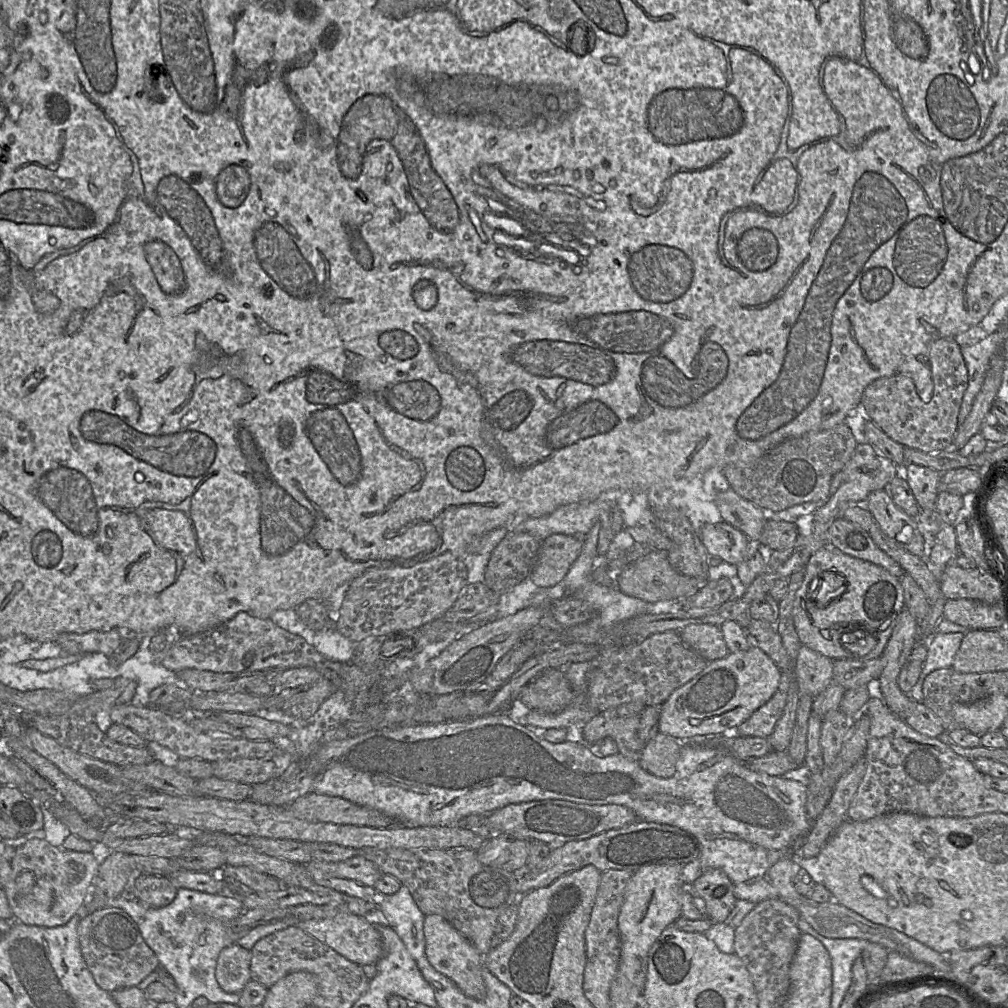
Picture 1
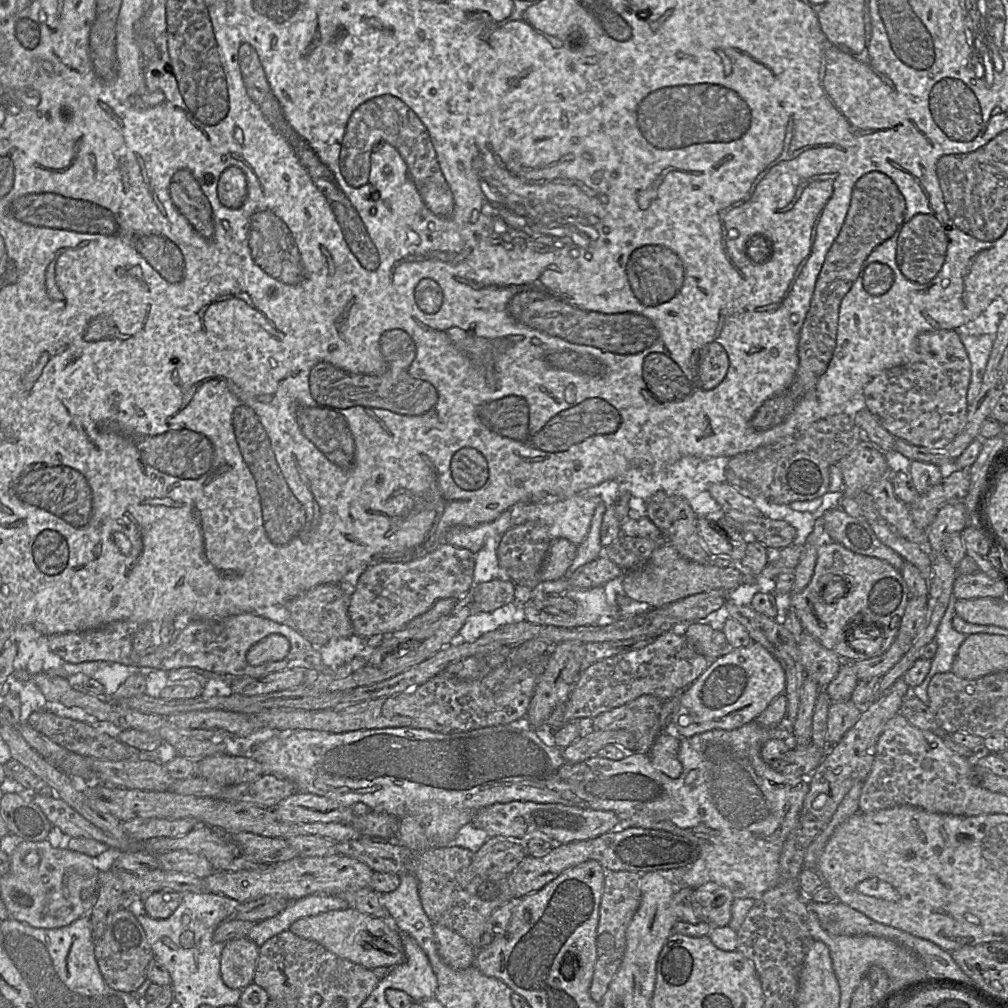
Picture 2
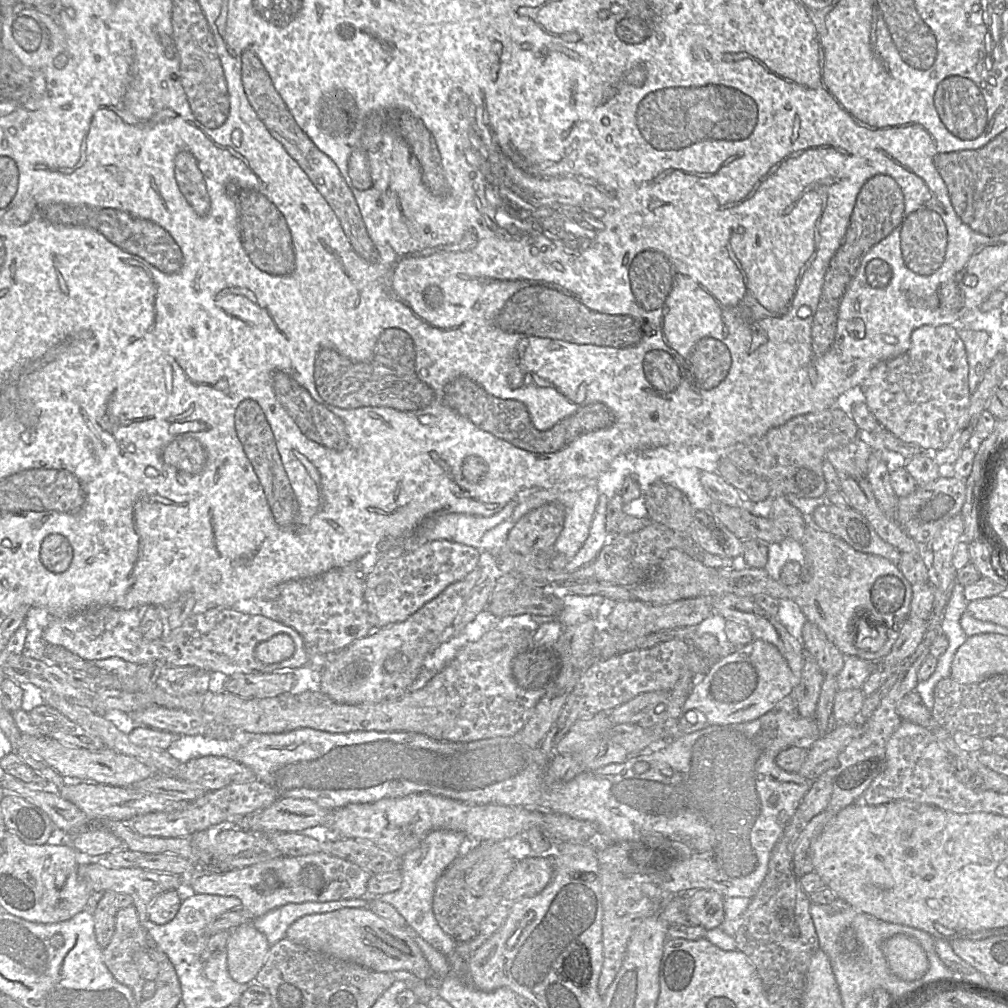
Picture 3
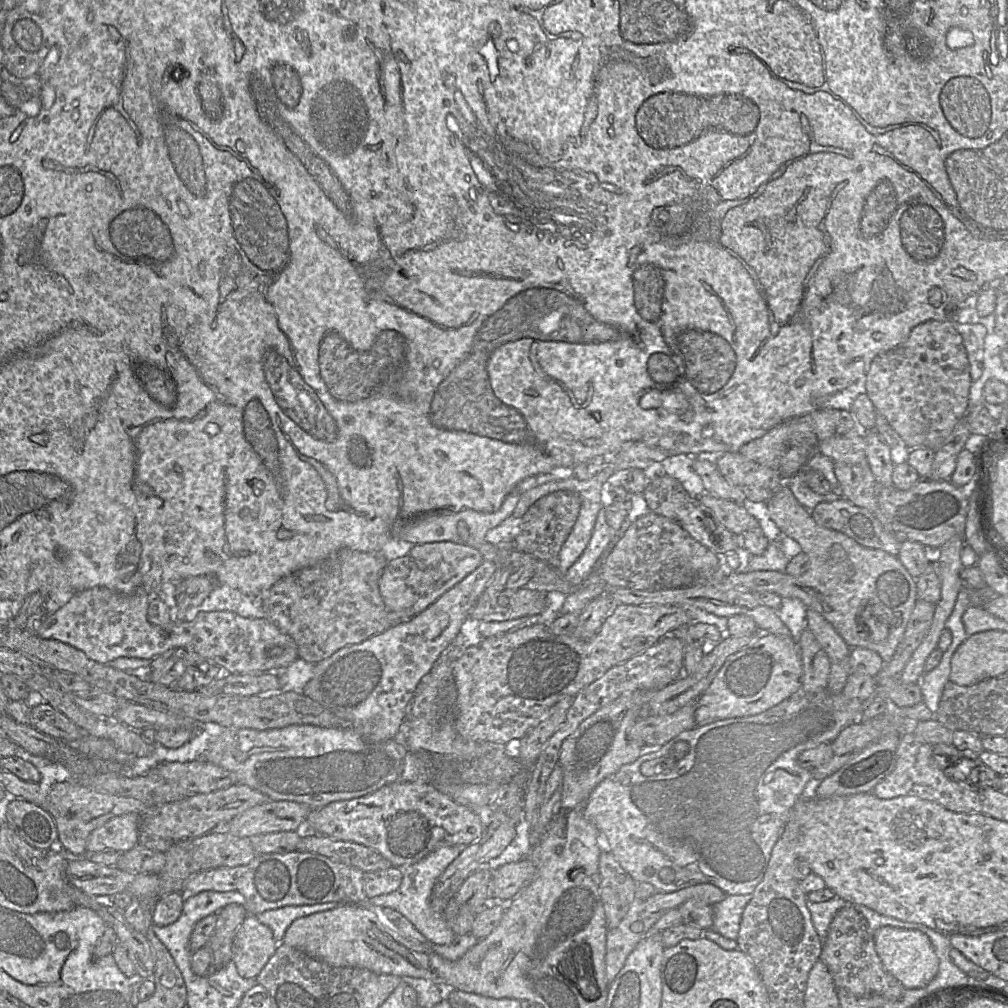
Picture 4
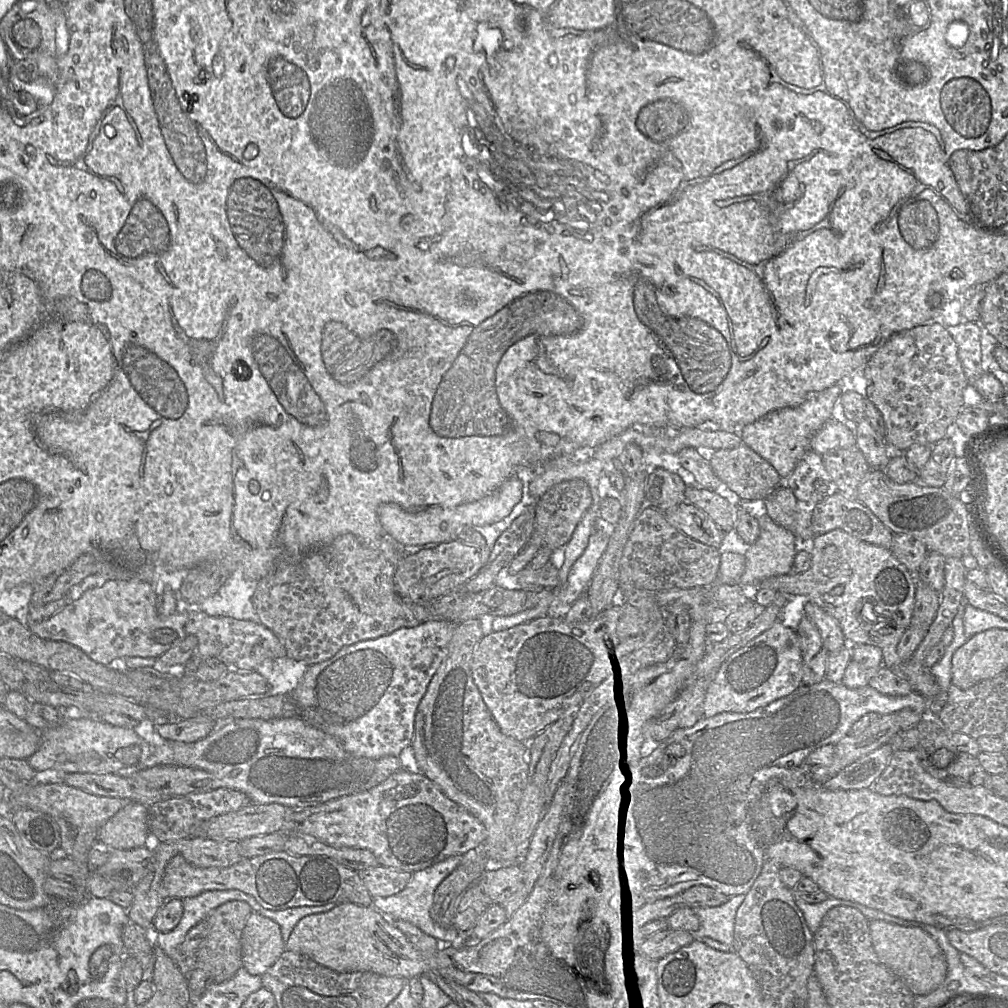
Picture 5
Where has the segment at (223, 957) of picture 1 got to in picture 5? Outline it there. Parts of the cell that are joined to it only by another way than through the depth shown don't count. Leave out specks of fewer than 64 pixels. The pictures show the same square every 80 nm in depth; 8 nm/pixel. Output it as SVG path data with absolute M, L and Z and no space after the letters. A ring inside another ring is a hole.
M255 911L241 935L242 967L251 975L263 975L286 950L279 925Z

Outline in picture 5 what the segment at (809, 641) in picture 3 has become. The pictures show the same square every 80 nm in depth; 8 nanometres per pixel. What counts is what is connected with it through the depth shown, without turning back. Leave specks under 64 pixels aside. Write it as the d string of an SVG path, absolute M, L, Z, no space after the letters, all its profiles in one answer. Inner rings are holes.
M809 601L805 606L805 615L818 628L822 641L829 652L838 651L849 645L838 621L817 604Z

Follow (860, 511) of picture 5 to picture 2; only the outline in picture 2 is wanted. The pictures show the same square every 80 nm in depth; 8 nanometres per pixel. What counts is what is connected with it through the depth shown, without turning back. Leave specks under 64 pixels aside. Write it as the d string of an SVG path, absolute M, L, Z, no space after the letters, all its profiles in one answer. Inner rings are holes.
M831 508L823 514L823 518L827 540L837 542L854 553L884 560L897 570L902 569L904 559L876 537L864 516L852 517L840 508Z

